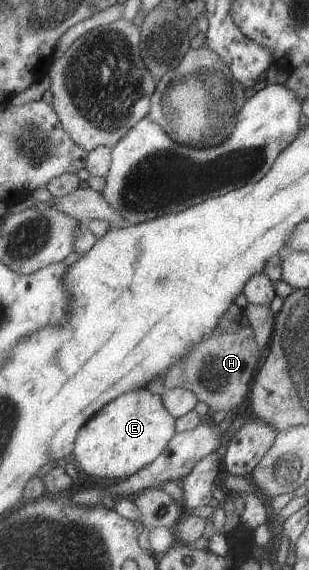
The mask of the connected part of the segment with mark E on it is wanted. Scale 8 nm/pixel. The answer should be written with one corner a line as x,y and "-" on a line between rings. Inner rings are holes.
150,387
129,391
121,394
116,400
108,403
84,428
81,437
76,441
76,449
72,459
77,468
93,477
103,479
125,479
137,473
140,469
151,465
168,447
176,436
176,421
178,418
167,409
161,390
154,392

